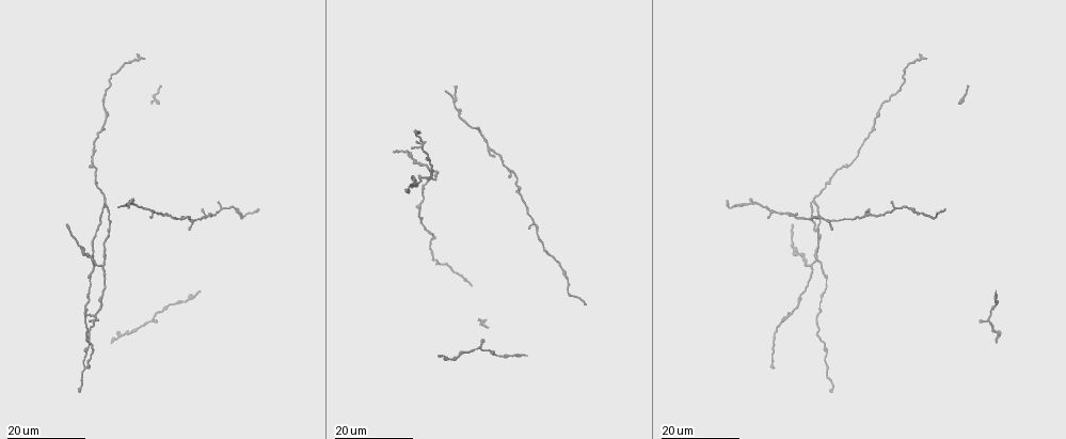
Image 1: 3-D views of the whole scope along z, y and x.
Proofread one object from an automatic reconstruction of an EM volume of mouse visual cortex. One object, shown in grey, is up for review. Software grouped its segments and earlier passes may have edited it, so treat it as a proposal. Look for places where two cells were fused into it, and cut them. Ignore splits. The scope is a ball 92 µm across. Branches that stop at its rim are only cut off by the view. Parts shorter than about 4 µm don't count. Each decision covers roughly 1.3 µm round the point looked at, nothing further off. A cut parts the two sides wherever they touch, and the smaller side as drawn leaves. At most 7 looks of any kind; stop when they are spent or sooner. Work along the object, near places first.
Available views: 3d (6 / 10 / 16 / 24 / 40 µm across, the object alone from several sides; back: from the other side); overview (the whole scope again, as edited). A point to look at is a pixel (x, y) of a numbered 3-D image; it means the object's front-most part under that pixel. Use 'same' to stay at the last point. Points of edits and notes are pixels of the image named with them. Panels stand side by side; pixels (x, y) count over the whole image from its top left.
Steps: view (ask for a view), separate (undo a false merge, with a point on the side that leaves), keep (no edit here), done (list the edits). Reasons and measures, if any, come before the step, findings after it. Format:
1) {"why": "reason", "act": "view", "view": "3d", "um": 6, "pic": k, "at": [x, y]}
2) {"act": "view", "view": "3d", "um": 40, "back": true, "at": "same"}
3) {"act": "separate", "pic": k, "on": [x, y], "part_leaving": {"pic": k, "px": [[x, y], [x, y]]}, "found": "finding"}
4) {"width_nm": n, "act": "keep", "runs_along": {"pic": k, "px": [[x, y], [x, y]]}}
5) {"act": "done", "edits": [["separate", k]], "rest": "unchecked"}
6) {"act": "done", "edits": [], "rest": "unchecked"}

{"why": "a fork", "act": "view", "view": "3d", "um": 16, "pic": 1, "at": [489, 149]}

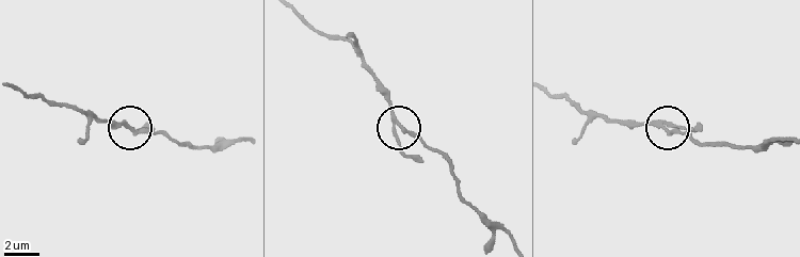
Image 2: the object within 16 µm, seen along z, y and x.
{"why": "zoom in", "act": "view", "view": "3d", "um": 6, "pic": 2, "at": [675, 126]}

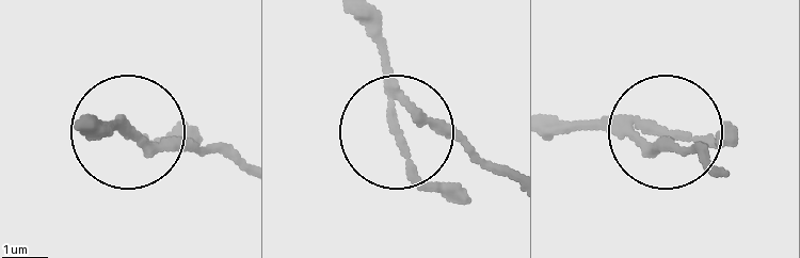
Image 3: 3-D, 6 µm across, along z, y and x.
{"side_arm_um": 23, "act": "keep", "runs_along": {"pic": 3, "px": [[498, 170], [457, 139], [396, 124], [377, 20]]}, "found": "all the same cell"}

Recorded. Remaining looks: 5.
{"why": "three arms meet", "act": "view", "view": "3d", "um": 24, "pic": 1, "at": [105, 198]}

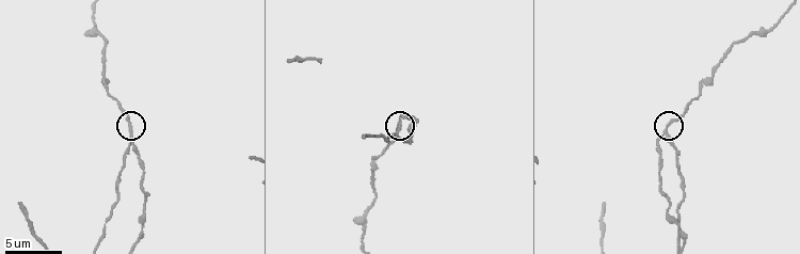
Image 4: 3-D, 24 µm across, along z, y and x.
{"act": "view", "view": "3d", "um": 6, "pic": 4, "at": [398, 123]}

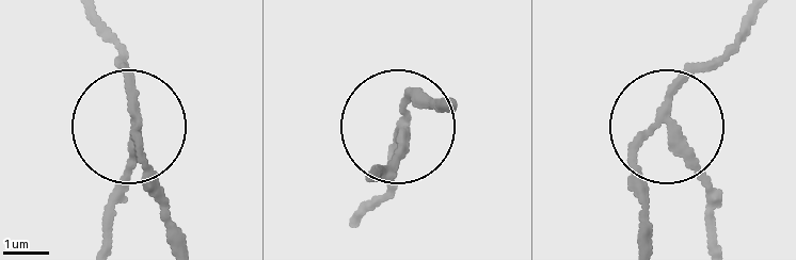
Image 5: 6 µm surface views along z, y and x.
{"width_nm": 180, "act": "separate", "pic": 5, "on": [156, 190], "part_leaving": {"pic": 5, "px": [[142, 122], [142, 175], [164, 232]]}, "found": "two cells meet here"}

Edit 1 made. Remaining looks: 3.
{"act": "view", "view": "3d", "um": 16, "pic": 1, "at": [933, 220]}

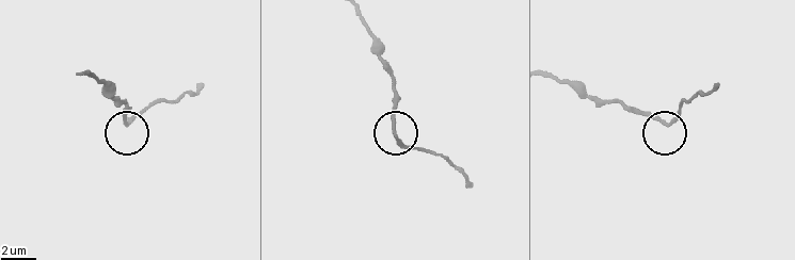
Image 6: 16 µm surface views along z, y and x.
{"why": "zoom in", "act": "view", "view": "3d", "um": 6, "pic": 6, "at": [394, 138]}

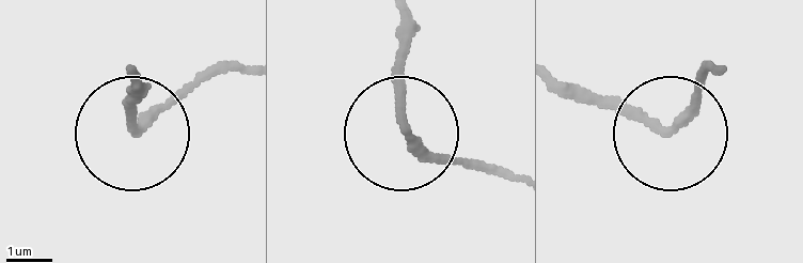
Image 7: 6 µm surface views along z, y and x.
{"width_nm": 190, "act": "keep", "found": "all the same cell"}

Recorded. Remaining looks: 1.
{"act": "done", "edits": [["separate", 5]], "rest": "unchecked"}

